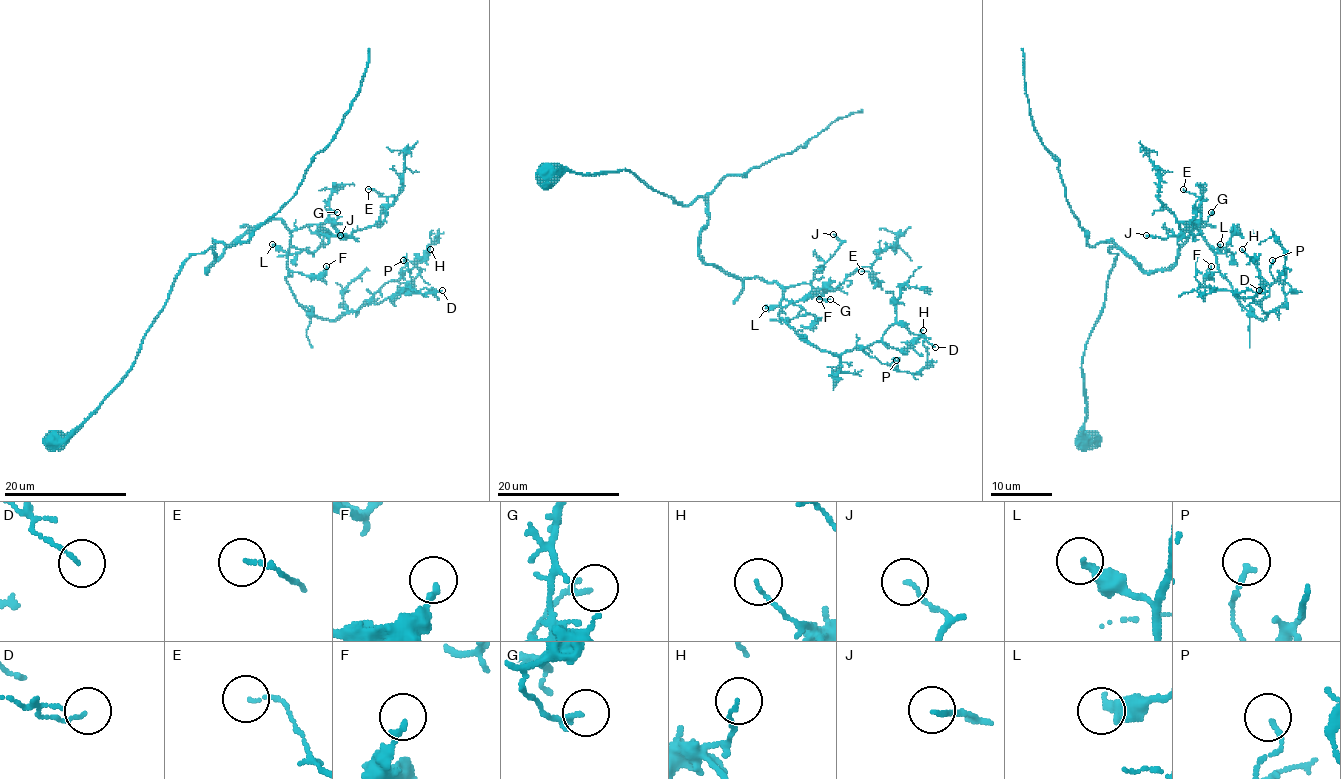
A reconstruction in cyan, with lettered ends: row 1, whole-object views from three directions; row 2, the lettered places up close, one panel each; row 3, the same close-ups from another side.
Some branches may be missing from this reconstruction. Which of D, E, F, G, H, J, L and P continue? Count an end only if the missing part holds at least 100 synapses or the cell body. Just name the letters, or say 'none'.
none

